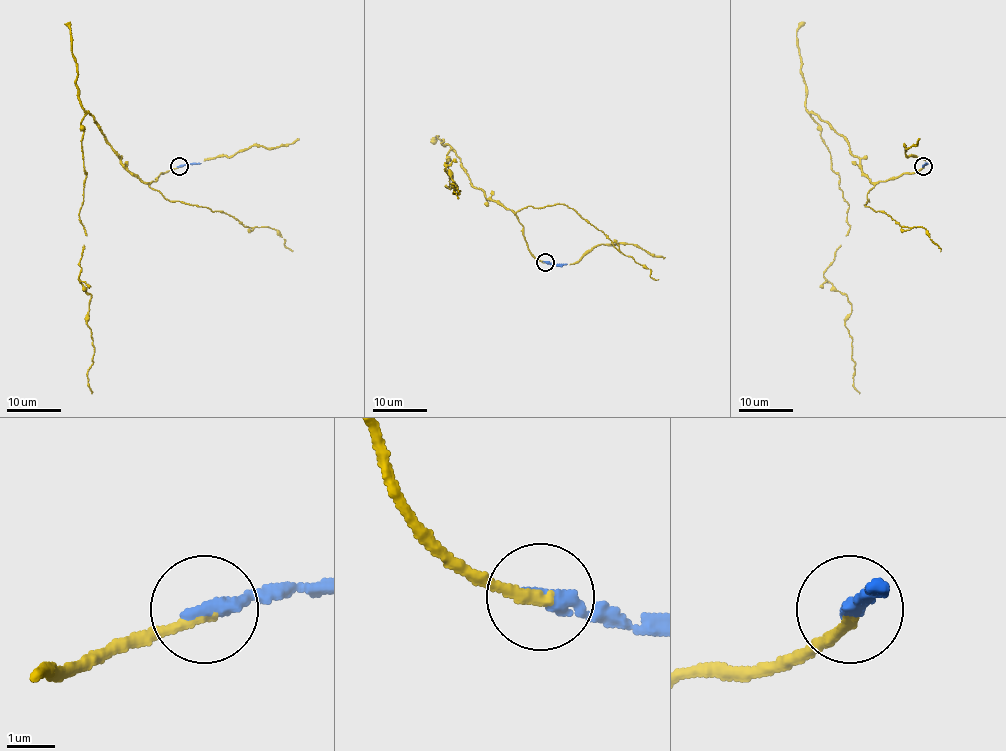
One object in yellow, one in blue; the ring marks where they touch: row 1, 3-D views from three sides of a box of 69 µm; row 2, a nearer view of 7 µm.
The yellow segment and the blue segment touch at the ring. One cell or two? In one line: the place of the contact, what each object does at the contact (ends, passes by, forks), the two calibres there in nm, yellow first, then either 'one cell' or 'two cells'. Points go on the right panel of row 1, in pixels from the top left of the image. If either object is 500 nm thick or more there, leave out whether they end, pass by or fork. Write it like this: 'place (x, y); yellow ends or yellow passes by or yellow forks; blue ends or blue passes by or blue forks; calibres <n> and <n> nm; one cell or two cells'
place (923, 166); yellow ends; blue ends; calibres 240 and 360 nm; two cells

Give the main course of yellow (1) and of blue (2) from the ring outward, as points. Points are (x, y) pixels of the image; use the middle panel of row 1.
1: (545, 262), (529, 250), (516, 216), (473, 185), (451, 150), (445, 186), (453, 185), (445, 163), (458, 198)
2: (545, 262), (566, 263)

